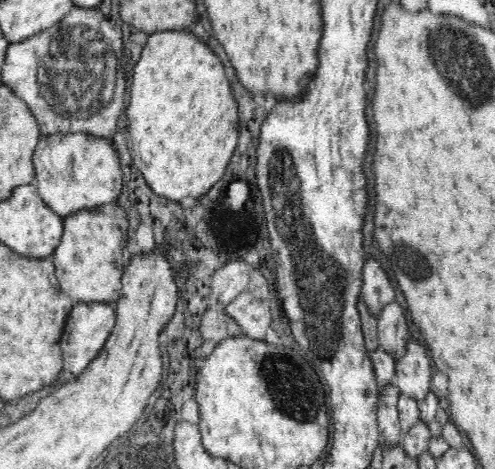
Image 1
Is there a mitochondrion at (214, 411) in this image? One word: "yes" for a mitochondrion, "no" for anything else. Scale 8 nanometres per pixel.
no

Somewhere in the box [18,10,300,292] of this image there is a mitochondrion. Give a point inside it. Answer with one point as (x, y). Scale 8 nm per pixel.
(77, 71)

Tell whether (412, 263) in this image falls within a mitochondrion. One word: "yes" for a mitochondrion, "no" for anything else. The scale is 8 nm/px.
yes

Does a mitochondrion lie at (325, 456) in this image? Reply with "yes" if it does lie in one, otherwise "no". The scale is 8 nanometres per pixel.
no

